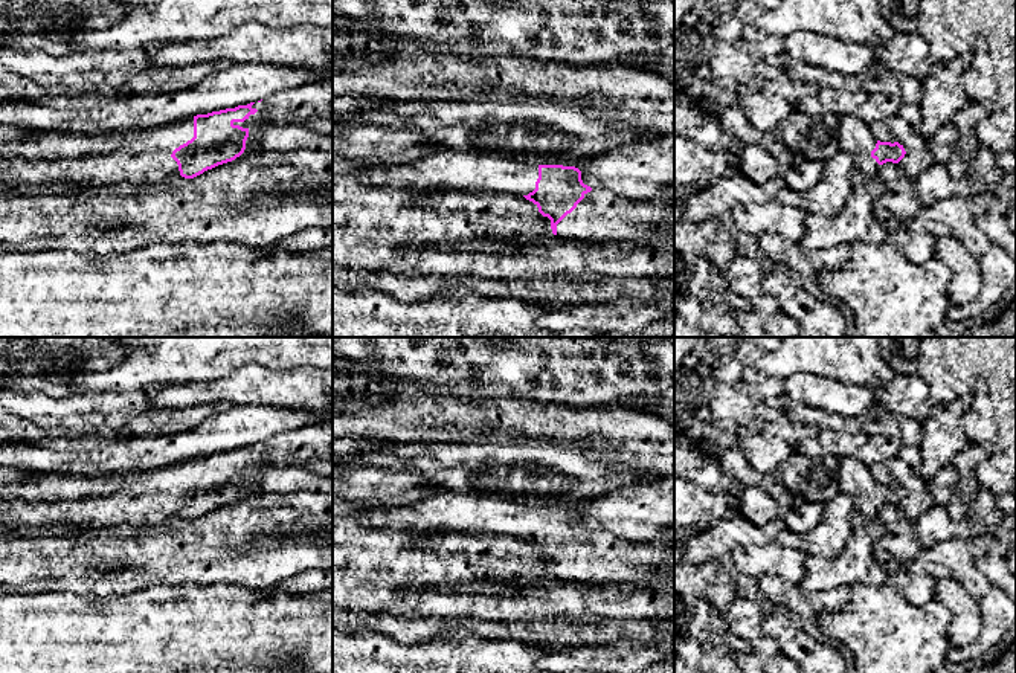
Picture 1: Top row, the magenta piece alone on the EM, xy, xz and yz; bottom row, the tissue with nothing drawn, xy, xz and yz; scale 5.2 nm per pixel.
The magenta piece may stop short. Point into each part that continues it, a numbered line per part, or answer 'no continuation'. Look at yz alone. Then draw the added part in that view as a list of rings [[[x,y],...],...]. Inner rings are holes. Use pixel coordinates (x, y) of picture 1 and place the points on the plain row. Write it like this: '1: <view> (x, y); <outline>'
1: yz (855, 478); [[[856,456],[839,459],[838,485],[841,493],[854,501],[851,516],[853,528],[860,528],[866,520],[876,519],[880,507],[871,499],[877,481],[871,475],[871,467]]]

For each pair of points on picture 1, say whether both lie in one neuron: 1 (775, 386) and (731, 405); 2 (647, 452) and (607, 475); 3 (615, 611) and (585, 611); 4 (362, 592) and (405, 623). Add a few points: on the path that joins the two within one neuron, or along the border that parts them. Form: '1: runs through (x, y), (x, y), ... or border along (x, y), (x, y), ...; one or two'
1: border along (740, 362), (742, 373), (736, 386), (752, 400); two
2: border along (617, 455), (633, 470), (658, 473); two
3: runs through (607, 611), (592, 611); one
4: border along (385, 611), (391, 614), (429, 615); two

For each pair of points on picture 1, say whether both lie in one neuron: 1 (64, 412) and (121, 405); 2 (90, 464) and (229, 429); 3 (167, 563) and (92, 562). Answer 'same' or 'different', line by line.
1: same
2: same
3: same

